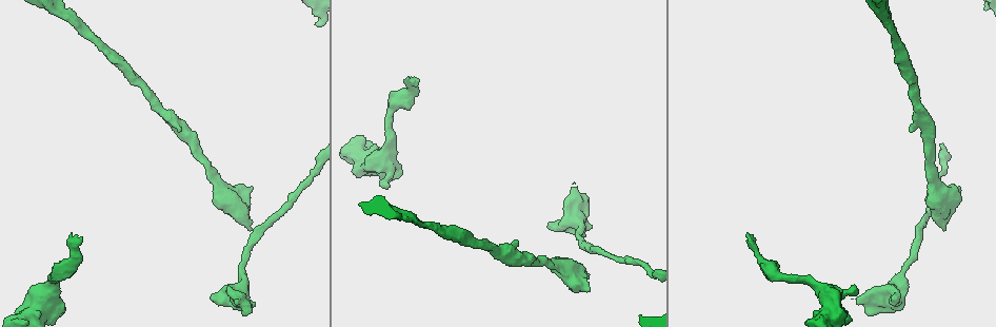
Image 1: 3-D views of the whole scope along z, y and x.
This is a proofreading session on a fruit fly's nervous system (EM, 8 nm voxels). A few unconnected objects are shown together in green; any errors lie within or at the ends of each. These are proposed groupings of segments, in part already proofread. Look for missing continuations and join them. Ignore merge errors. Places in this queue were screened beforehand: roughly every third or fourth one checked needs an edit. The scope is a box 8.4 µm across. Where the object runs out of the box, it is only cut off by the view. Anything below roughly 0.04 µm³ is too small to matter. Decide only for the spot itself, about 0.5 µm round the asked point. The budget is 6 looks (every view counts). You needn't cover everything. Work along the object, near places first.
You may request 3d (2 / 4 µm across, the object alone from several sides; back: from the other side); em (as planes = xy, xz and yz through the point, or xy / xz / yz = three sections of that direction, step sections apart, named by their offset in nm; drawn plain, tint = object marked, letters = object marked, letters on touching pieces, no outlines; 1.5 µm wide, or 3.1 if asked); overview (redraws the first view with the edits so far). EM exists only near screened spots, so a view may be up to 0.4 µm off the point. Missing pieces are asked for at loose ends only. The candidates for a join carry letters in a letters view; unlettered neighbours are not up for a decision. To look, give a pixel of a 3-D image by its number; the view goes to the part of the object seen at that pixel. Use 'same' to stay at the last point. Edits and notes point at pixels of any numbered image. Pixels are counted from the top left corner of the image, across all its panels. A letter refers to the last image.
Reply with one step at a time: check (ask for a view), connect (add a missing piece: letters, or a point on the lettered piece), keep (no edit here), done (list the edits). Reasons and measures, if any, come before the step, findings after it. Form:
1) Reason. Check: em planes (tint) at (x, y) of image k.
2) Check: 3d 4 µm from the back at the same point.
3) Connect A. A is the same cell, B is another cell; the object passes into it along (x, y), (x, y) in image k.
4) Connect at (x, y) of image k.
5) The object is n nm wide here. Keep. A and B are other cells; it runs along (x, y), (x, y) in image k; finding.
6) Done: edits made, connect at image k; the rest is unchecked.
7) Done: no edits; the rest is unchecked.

Free end. Check: 3d 4 µm at (70, 236) of image 1.

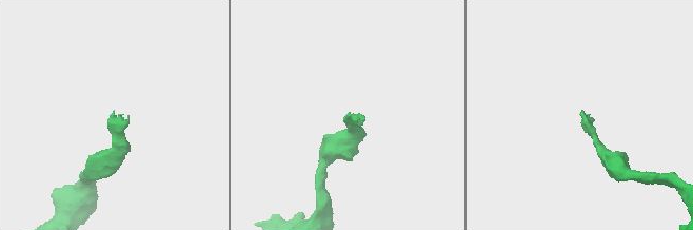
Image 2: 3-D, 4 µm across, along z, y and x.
Check: em xy step 4 (letters) at (113, 112) of image 2.

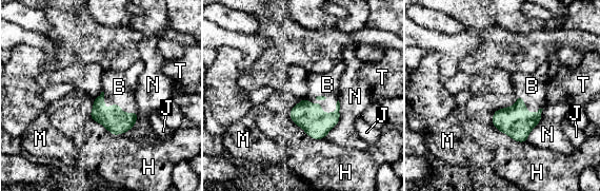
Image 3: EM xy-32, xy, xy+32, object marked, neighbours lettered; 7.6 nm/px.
The longest contact is with H, 320 nm. Connect B. B is the same cell, H, J, M, N and T are other cells; the neuron continues.

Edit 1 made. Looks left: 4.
Free end. Check: em xy step 8 (tint) at (547, 224) of image 1.

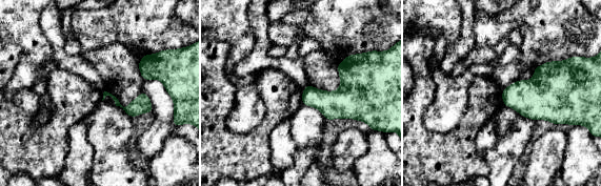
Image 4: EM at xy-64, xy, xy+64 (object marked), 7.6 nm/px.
Check: em planes (letters) at the same point.

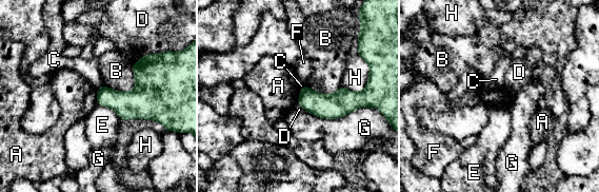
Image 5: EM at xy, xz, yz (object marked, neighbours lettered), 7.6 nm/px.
Keep. A, B, C, D, E, F, G and H are other cells; a border runs along (98, 90), (97, 103) in image 5; no lettered piece goes on from it.

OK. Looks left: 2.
Branch stops here. Check: em xy step 4 (letters) at (250, 229) of image 1.

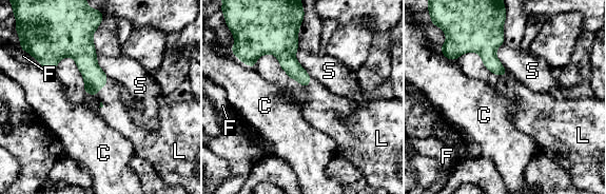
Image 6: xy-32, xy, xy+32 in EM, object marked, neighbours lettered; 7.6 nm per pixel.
Connect L. L is the same cell, C, F and S are other cells; the neuron continues.

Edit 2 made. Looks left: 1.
Done: edits made, connect at image 3, connect at image 6; the rest is unchecked.

